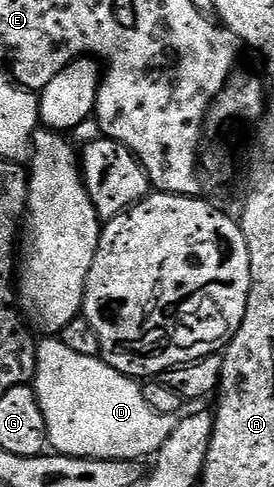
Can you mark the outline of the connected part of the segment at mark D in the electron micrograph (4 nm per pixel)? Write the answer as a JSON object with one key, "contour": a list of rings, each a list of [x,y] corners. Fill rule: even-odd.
{"contour":[[[45,336],[37,344],[35,389],[45,417],[50,447],[72,458],[124,458],[142,460],[156,455],[171,436],[178,419],[160,414],[145,399],[140,381],[120,374],[101,358],[71,352],[60,337]]]}

